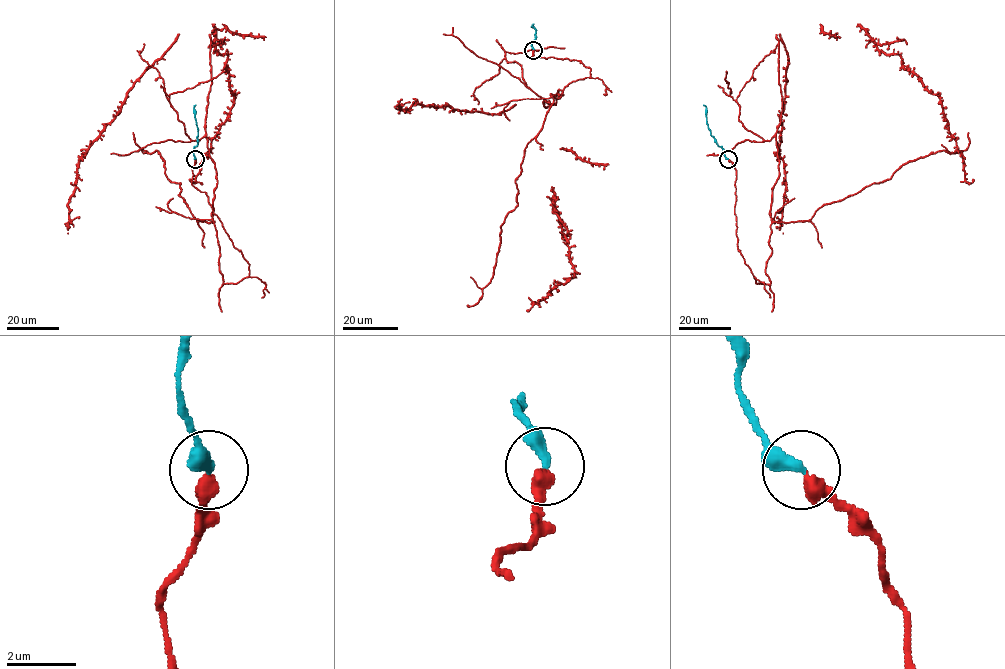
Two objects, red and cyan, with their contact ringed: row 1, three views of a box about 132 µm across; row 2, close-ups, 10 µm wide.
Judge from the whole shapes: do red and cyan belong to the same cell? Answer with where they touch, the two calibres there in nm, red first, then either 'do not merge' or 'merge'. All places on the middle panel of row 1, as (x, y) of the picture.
(533, 50) | 420/380 nm | do not merge

